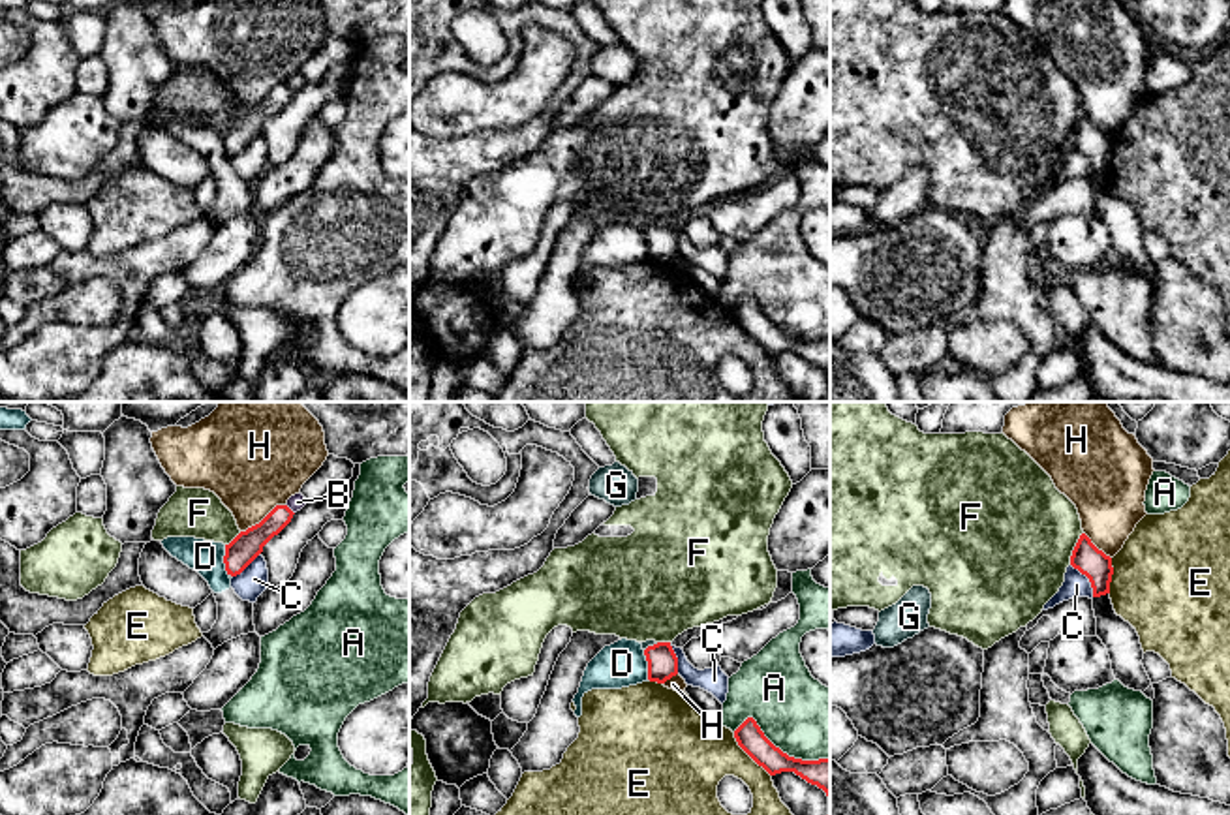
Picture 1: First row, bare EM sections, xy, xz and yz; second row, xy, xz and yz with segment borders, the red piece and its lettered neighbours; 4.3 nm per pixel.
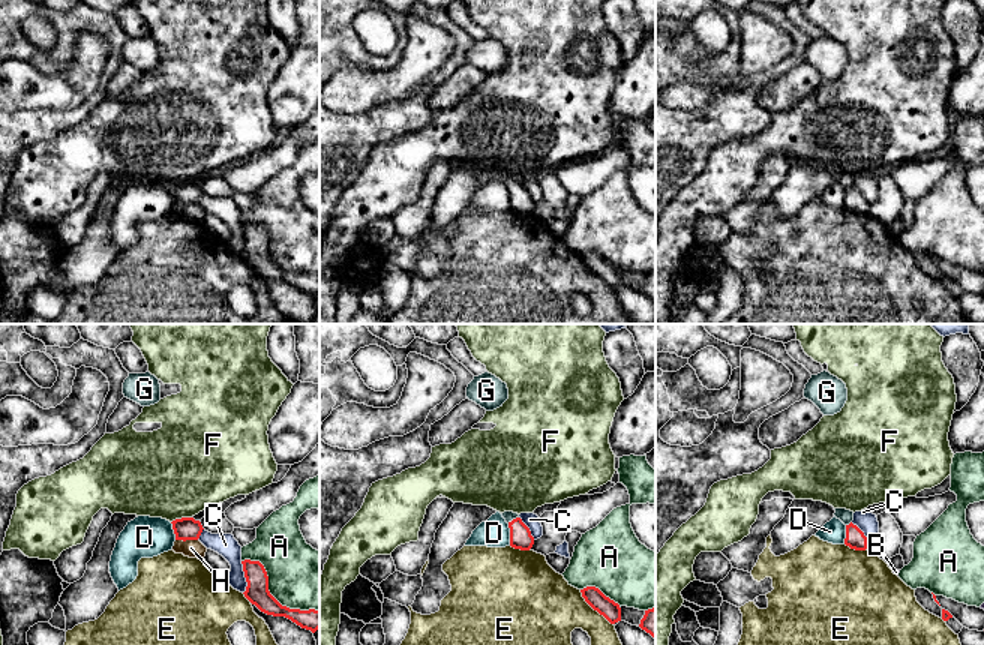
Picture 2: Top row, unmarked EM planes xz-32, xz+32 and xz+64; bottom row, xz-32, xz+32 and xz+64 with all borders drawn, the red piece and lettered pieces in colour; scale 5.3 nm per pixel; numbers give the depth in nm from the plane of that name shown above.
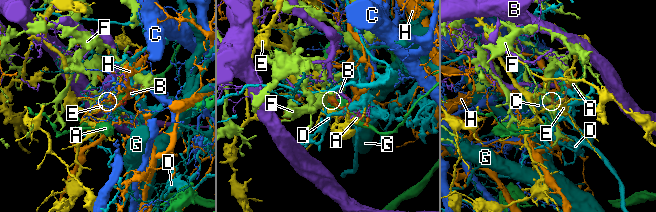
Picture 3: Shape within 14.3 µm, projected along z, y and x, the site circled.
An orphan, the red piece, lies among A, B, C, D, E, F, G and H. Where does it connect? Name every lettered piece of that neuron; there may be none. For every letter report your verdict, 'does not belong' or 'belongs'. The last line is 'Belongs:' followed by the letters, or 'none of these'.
A: does not belong
B: does not belong
C: does not belong
D: does not belong
E: does not belong
F: does not belong
G: belongs
H: does not belong
Belongs: G

